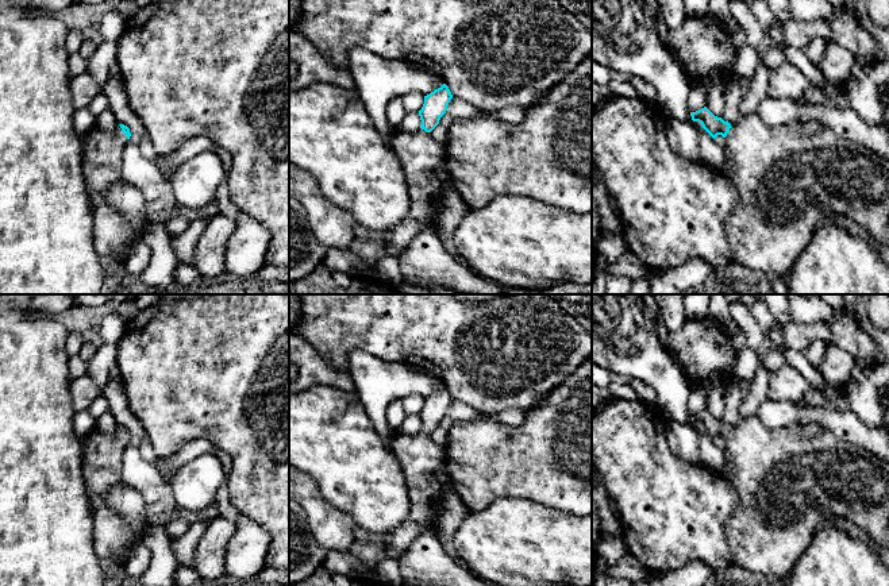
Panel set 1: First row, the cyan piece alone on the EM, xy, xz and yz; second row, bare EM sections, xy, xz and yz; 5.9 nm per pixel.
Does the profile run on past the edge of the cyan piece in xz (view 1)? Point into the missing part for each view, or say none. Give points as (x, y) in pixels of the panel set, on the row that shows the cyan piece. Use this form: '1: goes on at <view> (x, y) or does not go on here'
1: goes on at xz (419, 153)

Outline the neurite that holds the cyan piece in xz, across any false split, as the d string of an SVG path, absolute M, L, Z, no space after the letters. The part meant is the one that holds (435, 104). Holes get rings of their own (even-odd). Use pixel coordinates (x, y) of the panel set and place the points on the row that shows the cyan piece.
M446 84L424 96L419 111L422 124L417 130L397 127L392 139L392 150L399 157L407 190L409 211L393 228L385 243L388 254L401 255L424 230L436 230L438 207L444 184L434 177L435 169L444 161L444 144L436 142L430 132L446 113L453 95Z

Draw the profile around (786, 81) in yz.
M782 62L769 73L769 88L766 96L770 99L797 100L808 89L817 89L828 97L836 97L840 90L835 85L819 86L789 62Z

